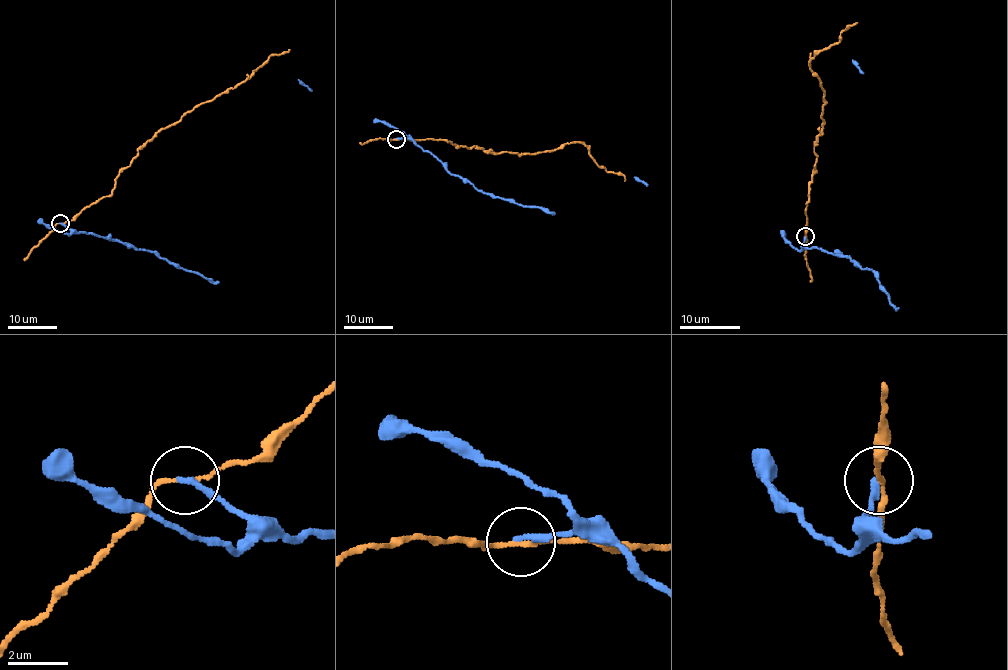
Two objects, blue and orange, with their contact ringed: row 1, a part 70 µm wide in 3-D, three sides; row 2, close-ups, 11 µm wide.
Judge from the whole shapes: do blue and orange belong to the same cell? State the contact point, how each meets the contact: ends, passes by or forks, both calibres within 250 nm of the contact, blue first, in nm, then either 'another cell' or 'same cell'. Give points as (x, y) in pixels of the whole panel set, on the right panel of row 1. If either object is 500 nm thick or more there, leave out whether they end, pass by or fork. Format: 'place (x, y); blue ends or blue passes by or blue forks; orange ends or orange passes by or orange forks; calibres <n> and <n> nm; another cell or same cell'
place (805, 236); blue ends; orange passes by; calibres 200 and 140 nm; another cell

